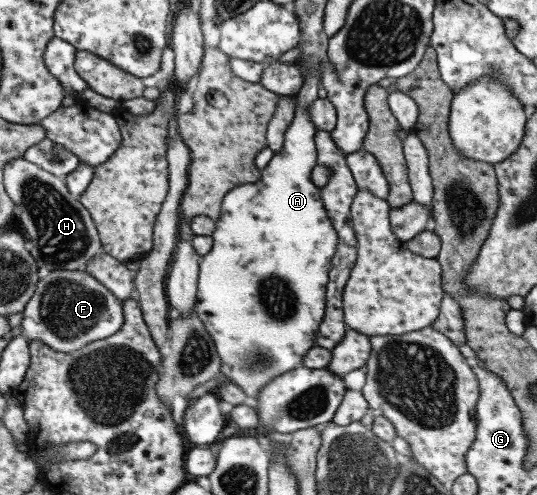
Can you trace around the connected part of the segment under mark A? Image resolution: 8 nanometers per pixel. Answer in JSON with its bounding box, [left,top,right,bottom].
[194,58,337,400]

